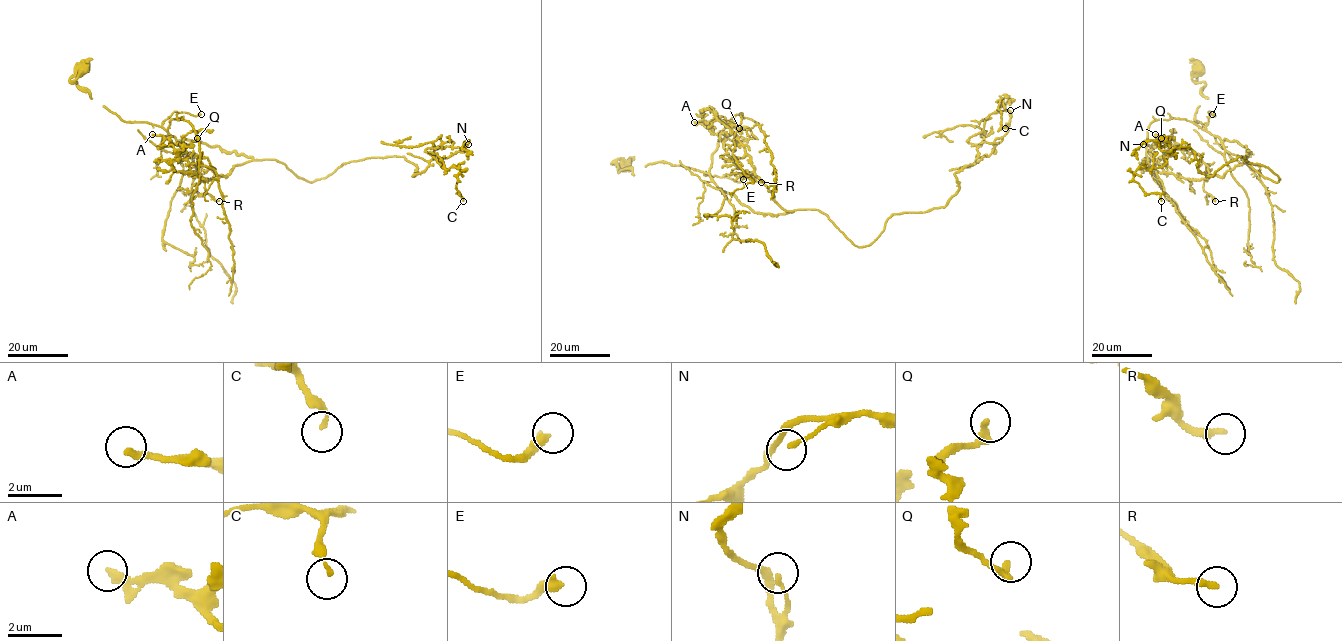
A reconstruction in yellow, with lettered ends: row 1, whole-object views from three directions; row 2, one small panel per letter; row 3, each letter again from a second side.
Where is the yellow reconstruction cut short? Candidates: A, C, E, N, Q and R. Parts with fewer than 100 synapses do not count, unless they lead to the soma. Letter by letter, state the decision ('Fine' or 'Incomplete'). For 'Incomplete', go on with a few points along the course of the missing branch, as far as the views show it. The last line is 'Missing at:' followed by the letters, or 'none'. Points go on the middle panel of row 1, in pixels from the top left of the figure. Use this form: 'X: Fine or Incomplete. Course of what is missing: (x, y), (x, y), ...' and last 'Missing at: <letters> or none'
A: Fine
C: Fine
E: Fine
N: Fine
Q: Fine
R: Fine
Missing at: none

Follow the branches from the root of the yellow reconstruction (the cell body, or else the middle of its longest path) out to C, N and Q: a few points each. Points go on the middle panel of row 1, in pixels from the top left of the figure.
C: (625, 167), (706, 172), (764, 214), (819, 210), (863, 247), (894, 214), (945, 205), (999, 100), (1005, 128)
N: (625, 167), (706, 172), (764, 214), (819, 210), (863, 247), (894, 214), (943, 207), (1010, 110)
Q: (625, 167), (618, 159), (619, 172), (659, 162), (689, 167), (754, 212), (791, 212), (719, 116), (739, 128)

